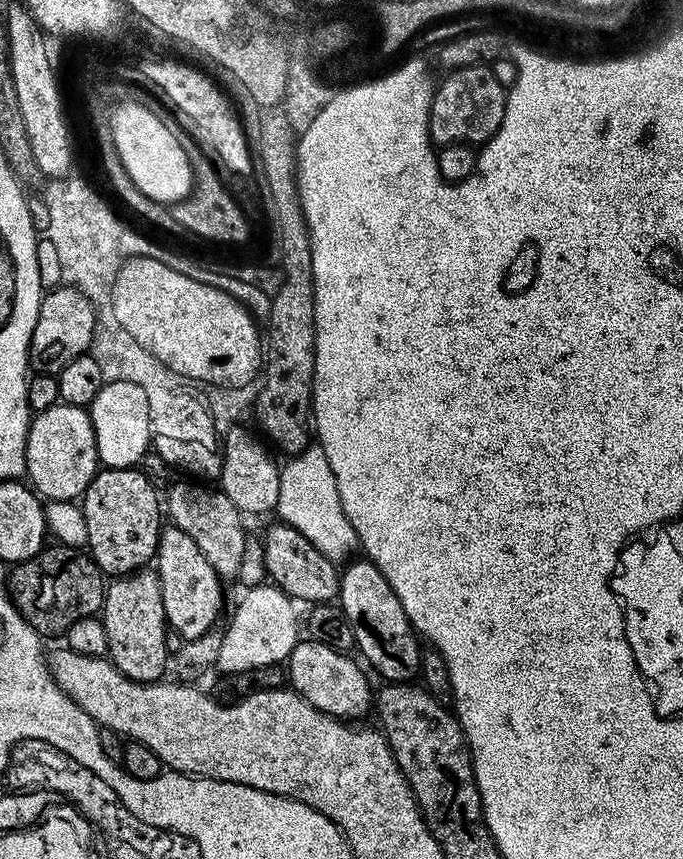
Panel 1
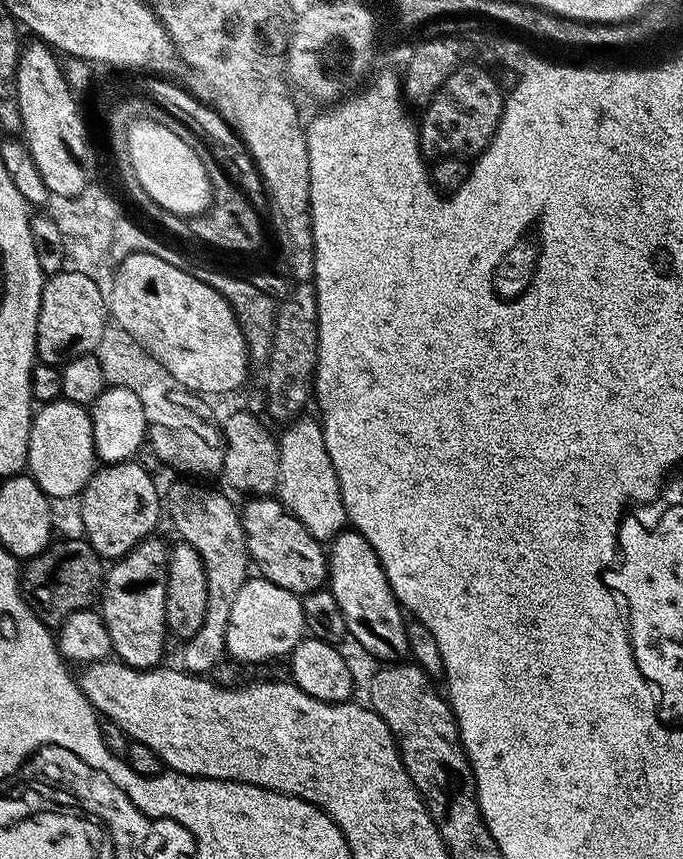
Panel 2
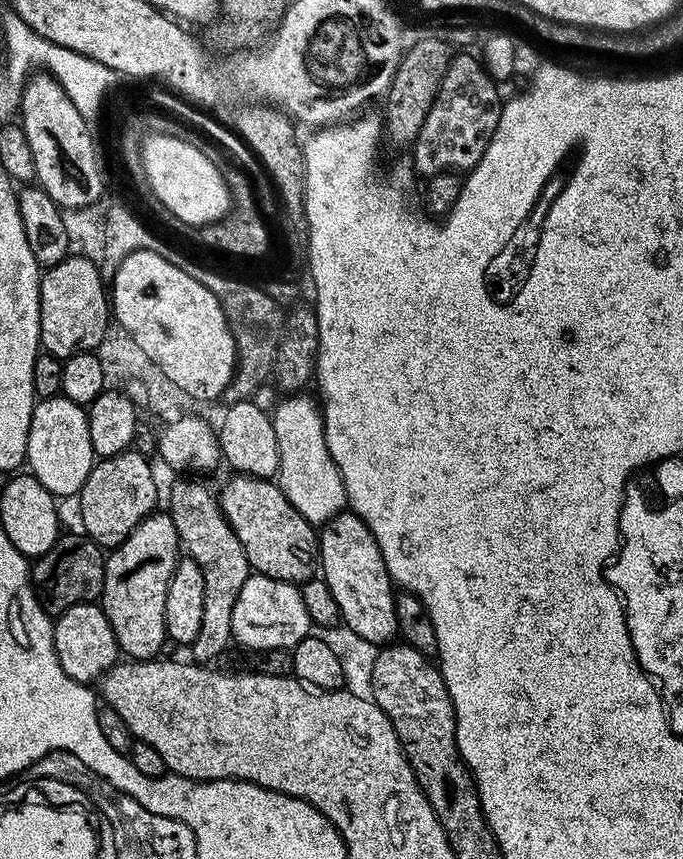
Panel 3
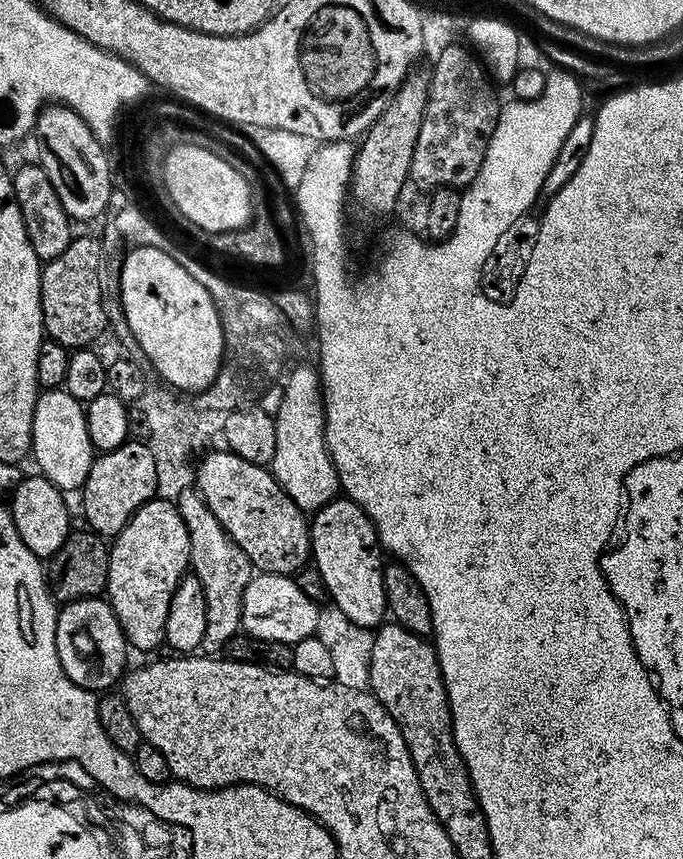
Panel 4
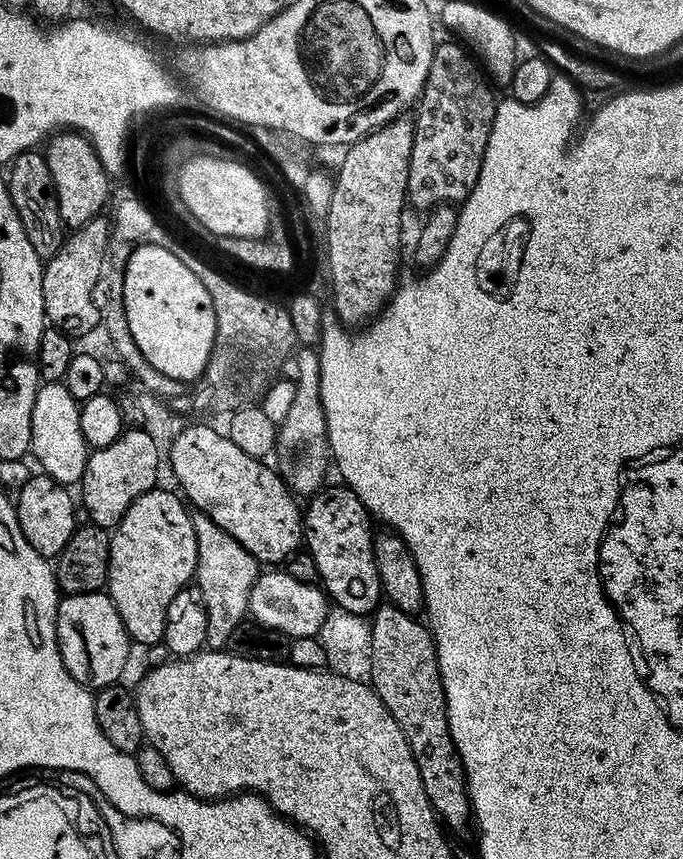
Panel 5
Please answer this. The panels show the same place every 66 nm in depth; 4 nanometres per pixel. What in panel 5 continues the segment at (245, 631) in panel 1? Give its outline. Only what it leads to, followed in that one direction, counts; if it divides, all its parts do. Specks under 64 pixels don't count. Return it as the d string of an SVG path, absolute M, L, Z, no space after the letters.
M264 570L250 590L248 610L251 619L264 628L285 632L289 638L316 636L326 618L330 600L316 584L303 584L286 570Z

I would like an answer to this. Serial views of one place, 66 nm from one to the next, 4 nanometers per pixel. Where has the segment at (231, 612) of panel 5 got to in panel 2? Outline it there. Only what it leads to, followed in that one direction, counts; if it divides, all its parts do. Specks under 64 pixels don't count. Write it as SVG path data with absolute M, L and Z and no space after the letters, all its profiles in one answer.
M176 478L166 497L166 512L172 515L172 524L180 535L177 537L196 551L206 574L208 609L202 618L202 626L183 641L182 668L193 674L211 674L214 666L226 659L226 626L230 626L230 610L238 598L238 590L242 590L250 578L250 557L240 521L241 509L232 505L230 497L204 484L207 483L192 478Z

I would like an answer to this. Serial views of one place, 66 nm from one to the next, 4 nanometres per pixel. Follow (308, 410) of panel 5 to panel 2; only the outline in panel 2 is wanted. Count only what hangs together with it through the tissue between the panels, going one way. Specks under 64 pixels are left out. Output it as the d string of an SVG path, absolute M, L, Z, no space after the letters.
M299 417L289 423L283 436L281 434L279 437L278 498L287 511L306 526L311 536L326 542L345 529L347 516L337 472L326 451L324 430L317 419L306 417Z

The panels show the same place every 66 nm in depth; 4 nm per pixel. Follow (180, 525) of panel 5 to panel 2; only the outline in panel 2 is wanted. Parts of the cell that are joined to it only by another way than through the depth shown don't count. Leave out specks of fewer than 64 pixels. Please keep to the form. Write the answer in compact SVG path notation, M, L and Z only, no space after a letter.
M157 538L143 540L107 569L98 611L104 617L115 659L132 668L155 668L165 659L163 636L168 633L166 590L169 545Z

